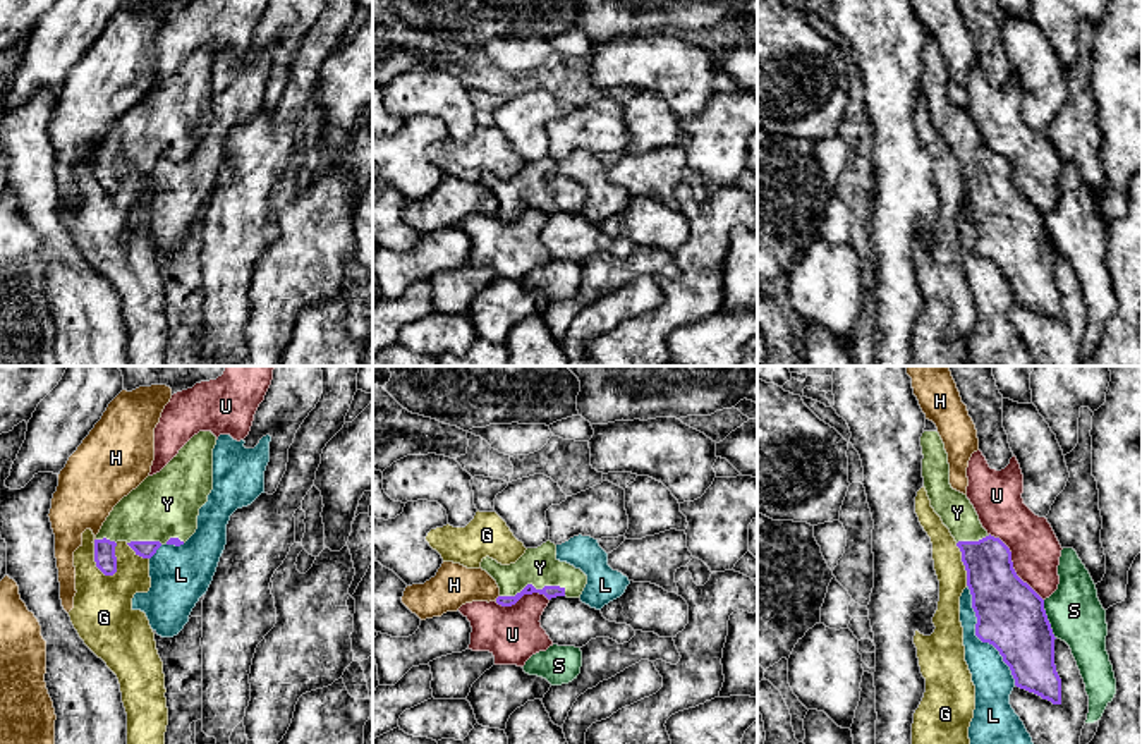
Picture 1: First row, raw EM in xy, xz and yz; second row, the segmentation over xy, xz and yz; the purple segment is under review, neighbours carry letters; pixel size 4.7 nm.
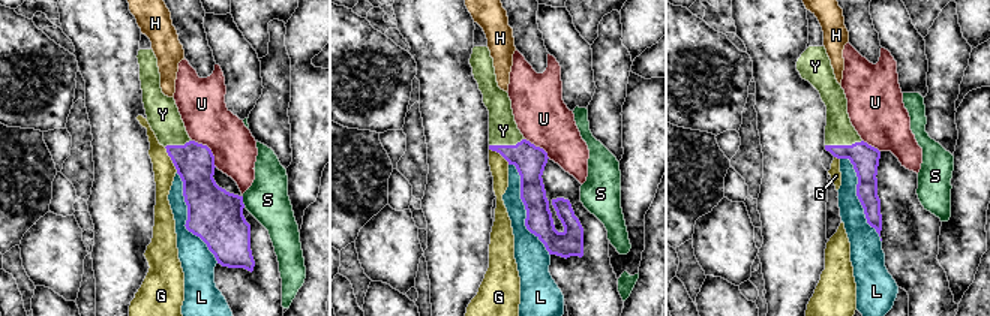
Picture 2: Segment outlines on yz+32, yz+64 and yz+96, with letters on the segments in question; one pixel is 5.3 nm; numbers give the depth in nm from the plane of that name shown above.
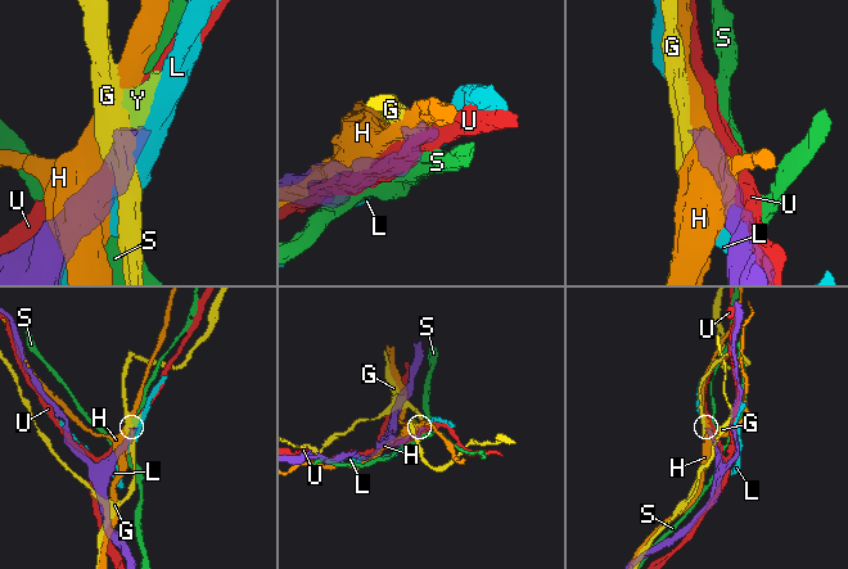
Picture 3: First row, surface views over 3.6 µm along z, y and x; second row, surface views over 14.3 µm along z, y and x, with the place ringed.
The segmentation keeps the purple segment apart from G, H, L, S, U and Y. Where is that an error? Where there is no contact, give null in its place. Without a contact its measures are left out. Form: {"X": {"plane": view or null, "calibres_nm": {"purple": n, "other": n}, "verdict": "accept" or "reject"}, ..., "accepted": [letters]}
{"G": {"plane": "xy", "calibres_nm": {"purple": 100, "other": 280}, "verdict": "reject"}, "H": {"plane": "xz", "calibres_nm": {"purple": 60, "other": 200}, "verdict": "reject"}, "L": {"plane": "yz", "calibres_nm": {"purple": 320, "other": 180}, "verdict": "reject"}, "S": {"plane": "yz", "calibres_nm": {"purple": 320, "other": 260}, "verdict": "reject"}, "U": {"plane": "yz", "calibres_nm": {"purple": 320, "other": 220}, "verdict": "reject"}, "Y": {"plane": "xz", "calibres_nm": {"purple": 60, "other": 180}, "verdict": "accept"}, "accepted": ["Y"]}

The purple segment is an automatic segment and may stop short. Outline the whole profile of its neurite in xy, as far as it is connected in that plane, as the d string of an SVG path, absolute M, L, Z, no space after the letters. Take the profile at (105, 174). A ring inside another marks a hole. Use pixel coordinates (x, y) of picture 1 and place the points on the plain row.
M199 46L160 88L148 91L113 122L94 155L94 177L105 191L117 187L118 156L125 156L136 170L151 174L161 160L180 162L196 148L199 124L213 105L215 60L216 52L211 46Z

